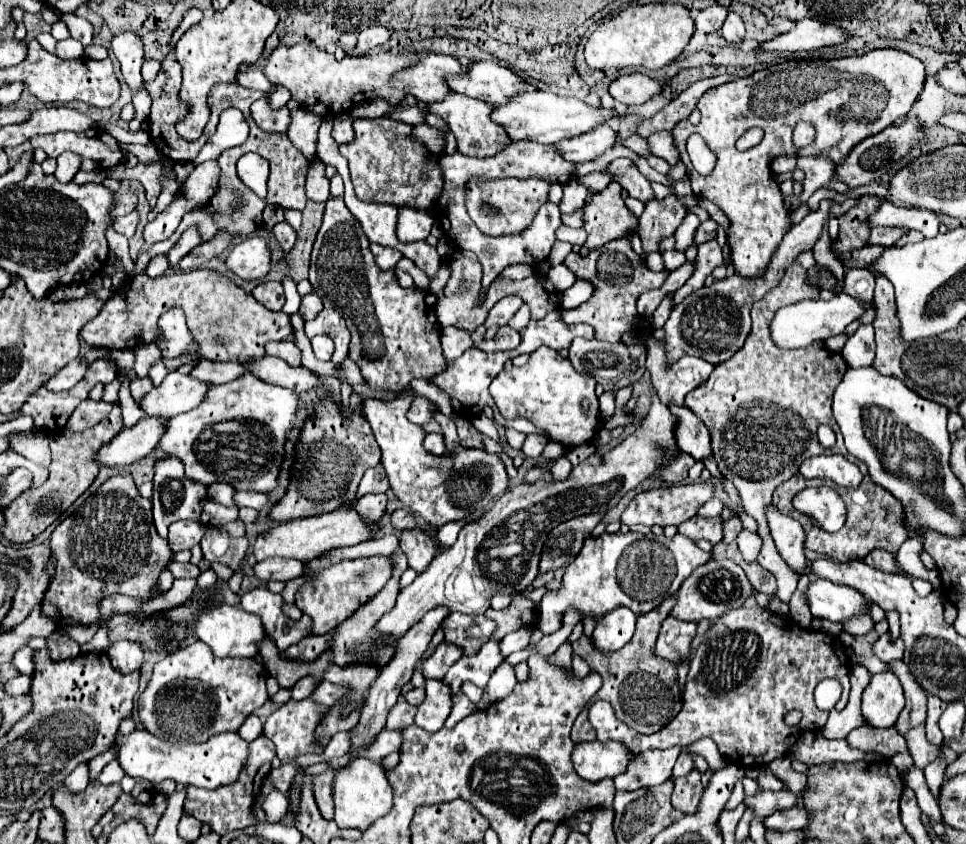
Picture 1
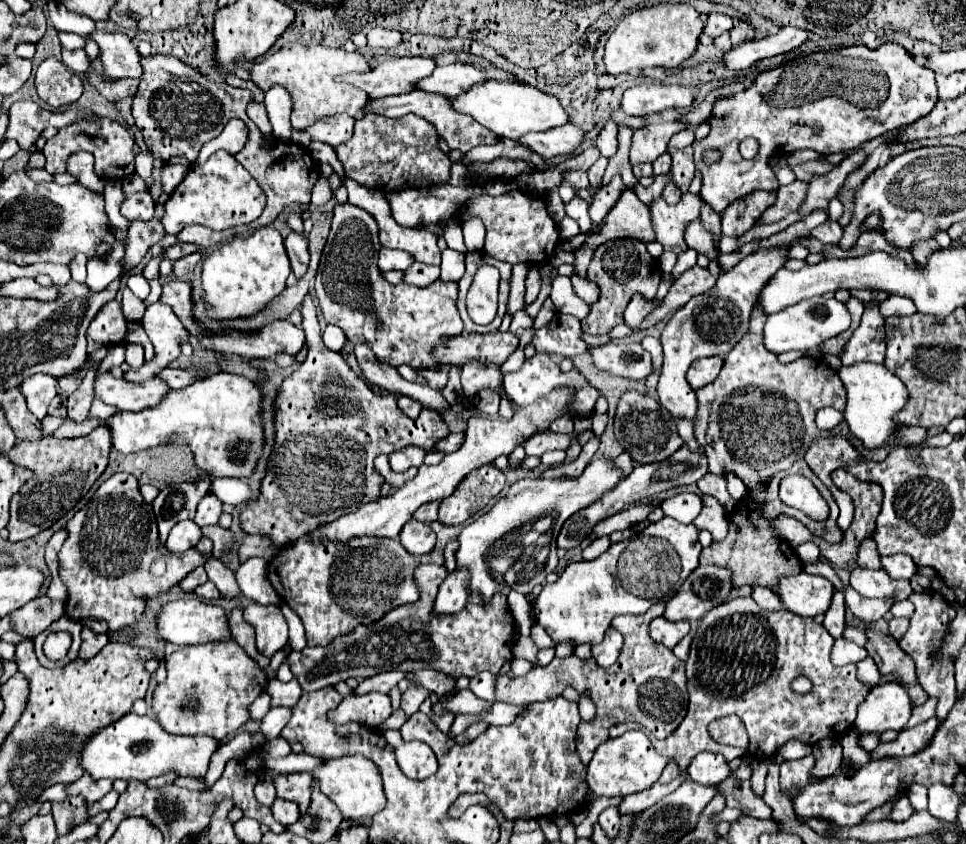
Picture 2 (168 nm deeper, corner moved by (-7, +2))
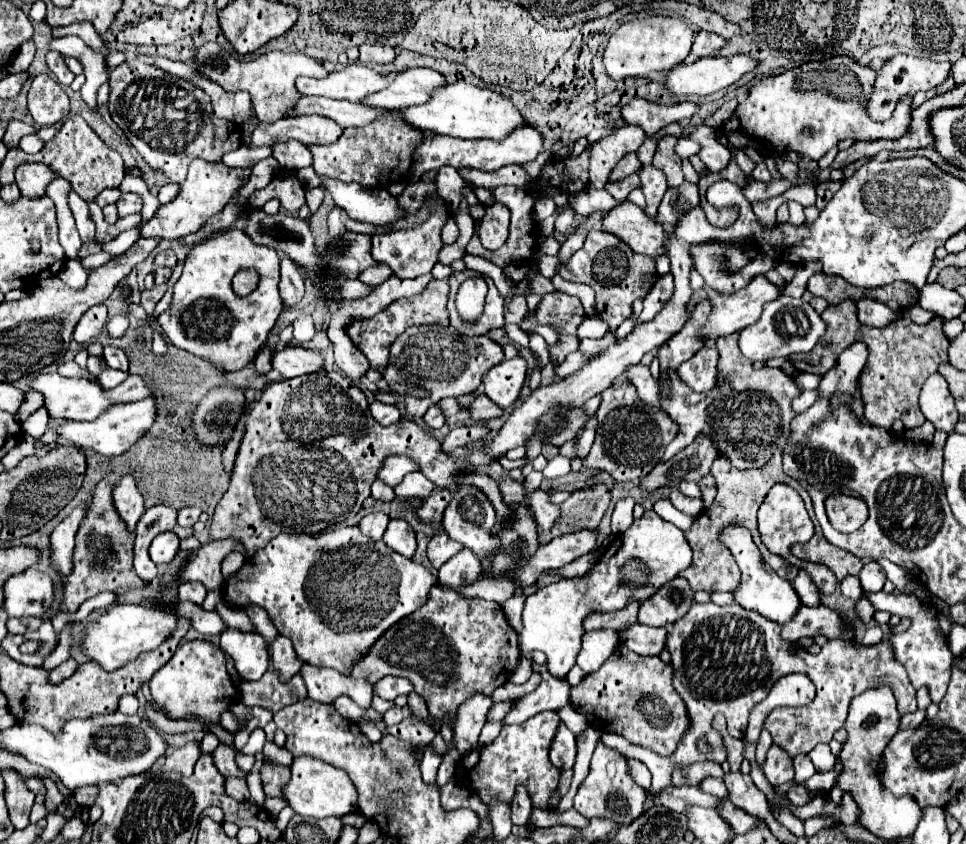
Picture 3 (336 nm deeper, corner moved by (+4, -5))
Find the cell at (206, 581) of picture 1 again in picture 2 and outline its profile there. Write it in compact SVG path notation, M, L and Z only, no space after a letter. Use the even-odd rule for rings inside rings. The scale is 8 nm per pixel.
M207 581L207 583L199 585L199 587L195 589L195 593L201 595L201 597L205 597L205 599L217 599L217 597L219 597L219 591L217 591L217 587L215 587L213 581Z

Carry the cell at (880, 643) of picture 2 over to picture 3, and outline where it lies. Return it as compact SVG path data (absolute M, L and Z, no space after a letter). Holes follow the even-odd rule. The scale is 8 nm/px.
M818 604L814 608L808 606L800 606L798 612L792 616L792 620L788 620L782 630L780 636L782 640L788 642L796 642L800 638L806 636L840 636L840 618L834 610L826 608L824 604Z

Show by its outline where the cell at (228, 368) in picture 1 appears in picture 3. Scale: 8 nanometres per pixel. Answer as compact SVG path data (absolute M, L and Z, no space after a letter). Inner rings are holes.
M128 376L120 386L110 388L110 390L104 390L104 392L106 392L106 396L108 396L108 400L112 404L148 398L148 388L146 388L146 384L138 376Z

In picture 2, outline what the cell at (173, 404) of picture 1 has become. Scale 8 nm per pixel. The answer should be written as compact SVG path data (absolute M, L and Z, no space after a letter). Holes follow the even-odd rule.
M111 373L95 379L95 395L99 399L131 413L159 405L169 391L171 389L163 379L129 383L125 379L115 379Z

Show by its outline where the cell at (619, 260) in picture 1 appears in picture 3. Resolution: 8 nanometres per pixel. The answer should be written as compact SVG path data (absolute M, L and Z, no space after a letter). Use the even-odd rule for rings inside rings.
M590 230L584 246L570 258L568 264L560 266L558 274L564 280L588 284L596 292L596 316L606 320L612 332L632 316L634 300L644 298L658 278L654 258L636 254L626 242L604 230Z

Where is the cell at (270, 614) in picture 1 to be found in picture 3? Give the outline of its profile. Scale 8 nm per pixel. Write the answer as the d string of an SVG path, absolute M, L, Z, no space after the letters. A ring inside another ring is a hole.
M228 628L228 632L220 636L220 650L232 658L242 680L260 680L268 670L266 640L256 632L244 634Z

